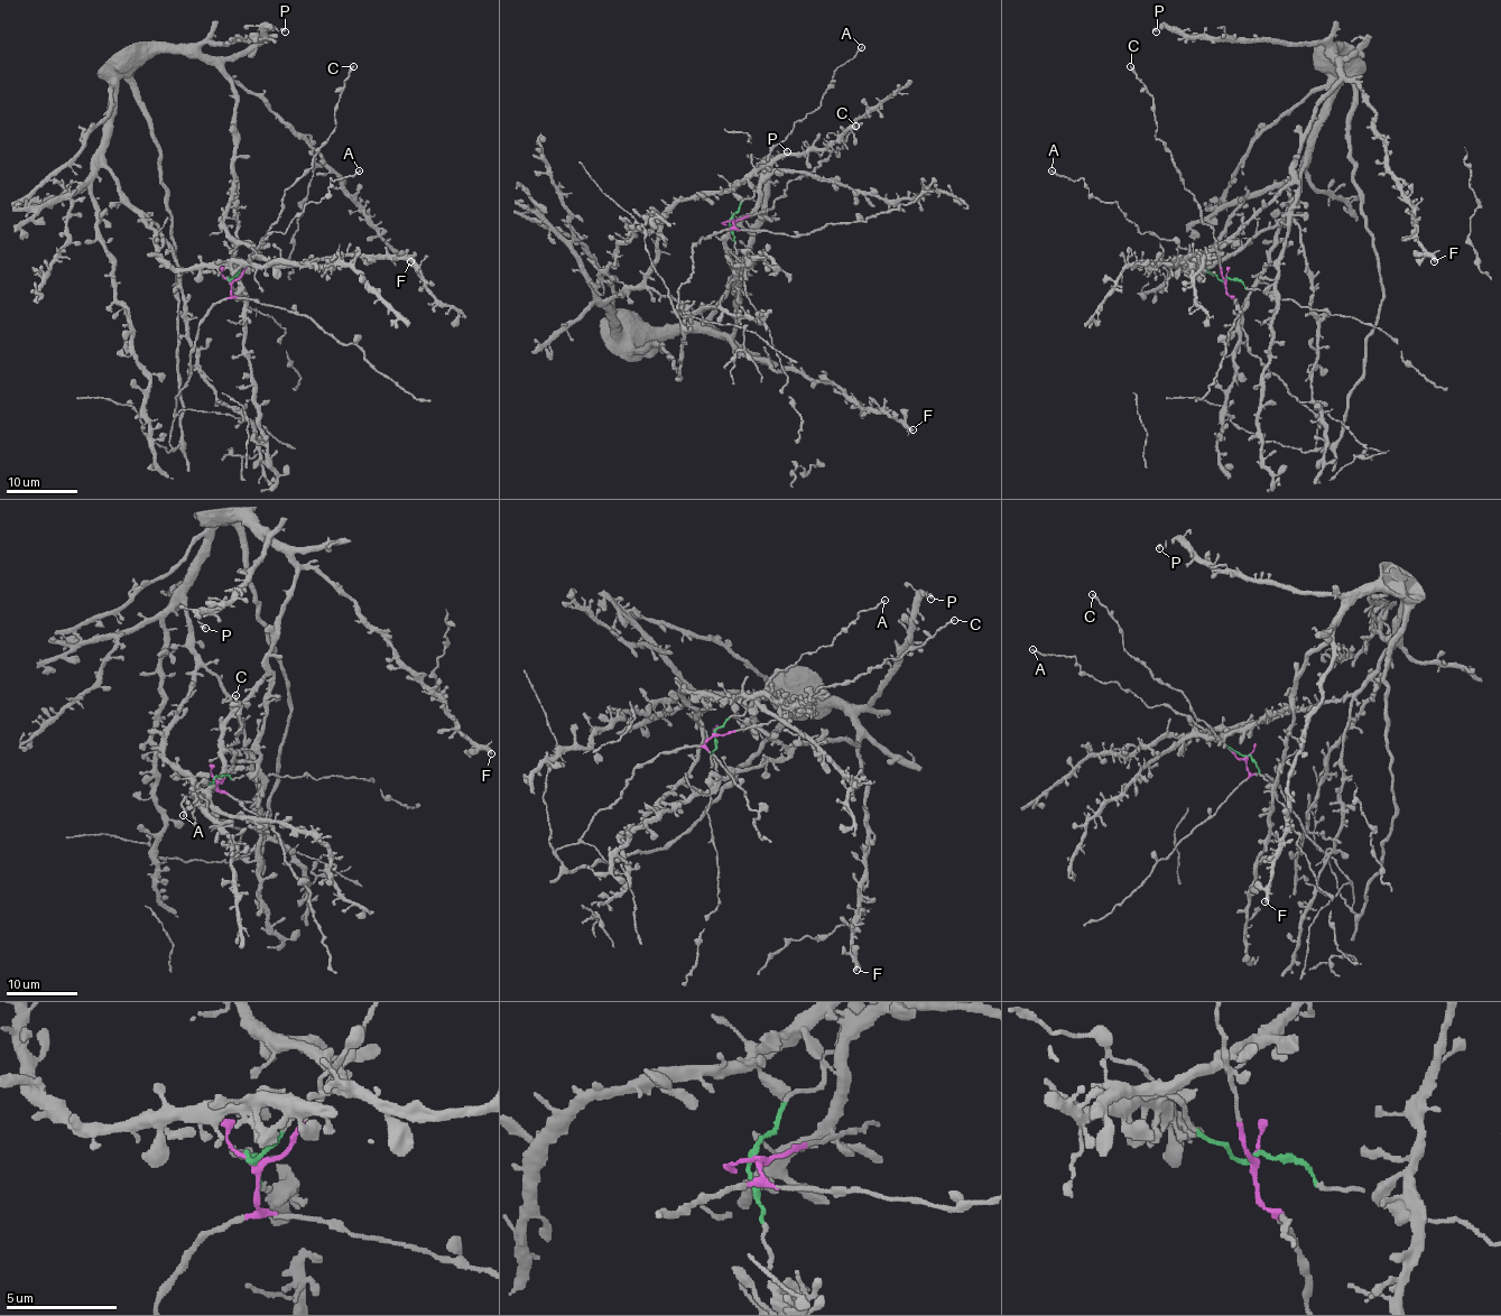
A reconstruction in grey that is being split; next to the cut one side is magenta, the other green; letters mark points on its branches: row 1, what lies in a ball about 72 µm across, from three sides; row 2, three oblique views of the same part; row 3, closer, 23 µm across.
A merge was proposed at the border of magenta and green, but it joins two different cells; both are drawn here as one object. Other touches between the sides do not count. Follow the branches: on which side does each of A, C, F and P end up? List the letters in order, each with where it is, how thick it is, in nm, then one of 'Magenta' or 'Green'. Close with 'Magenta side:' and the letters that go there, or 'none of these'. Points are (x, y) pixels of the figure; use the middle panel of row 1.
A: Place: (861, 47). Thickness 160 nm. Green
C: Place: (855, 126). Thickness 240 nm. Magenta
F: Place: (913, 429). Thickness 400 nm. Magenta
P: Place: (787, 151). Thickness 260 nm. Magenta
Magenta side: C, F, P

